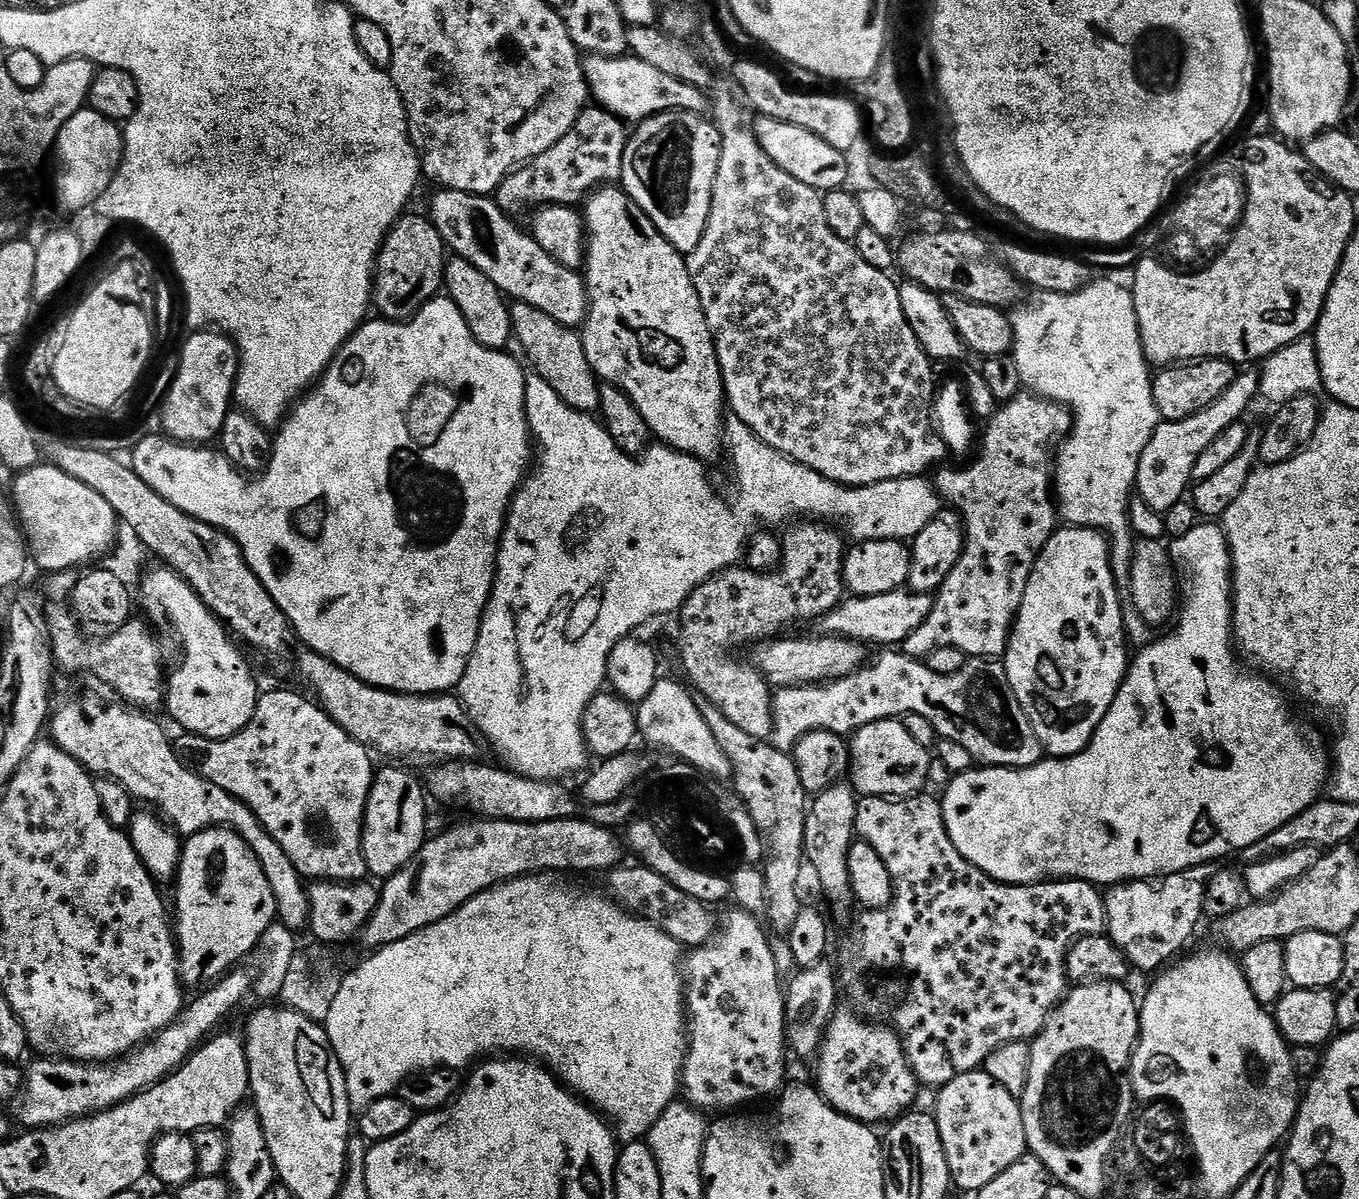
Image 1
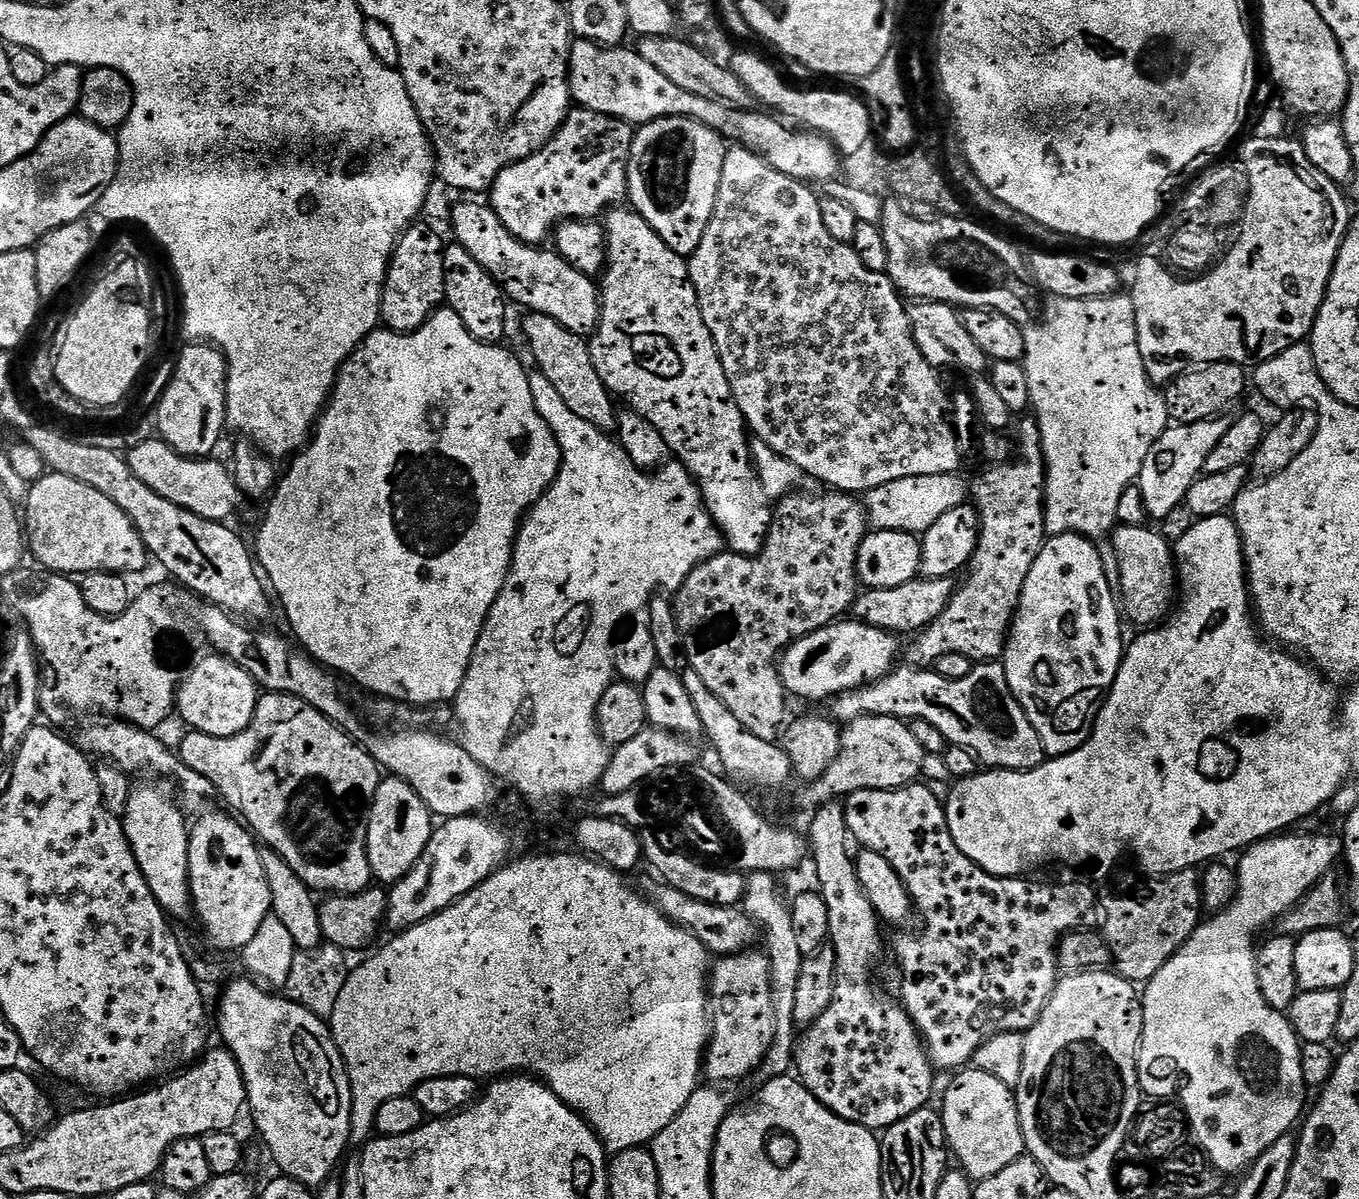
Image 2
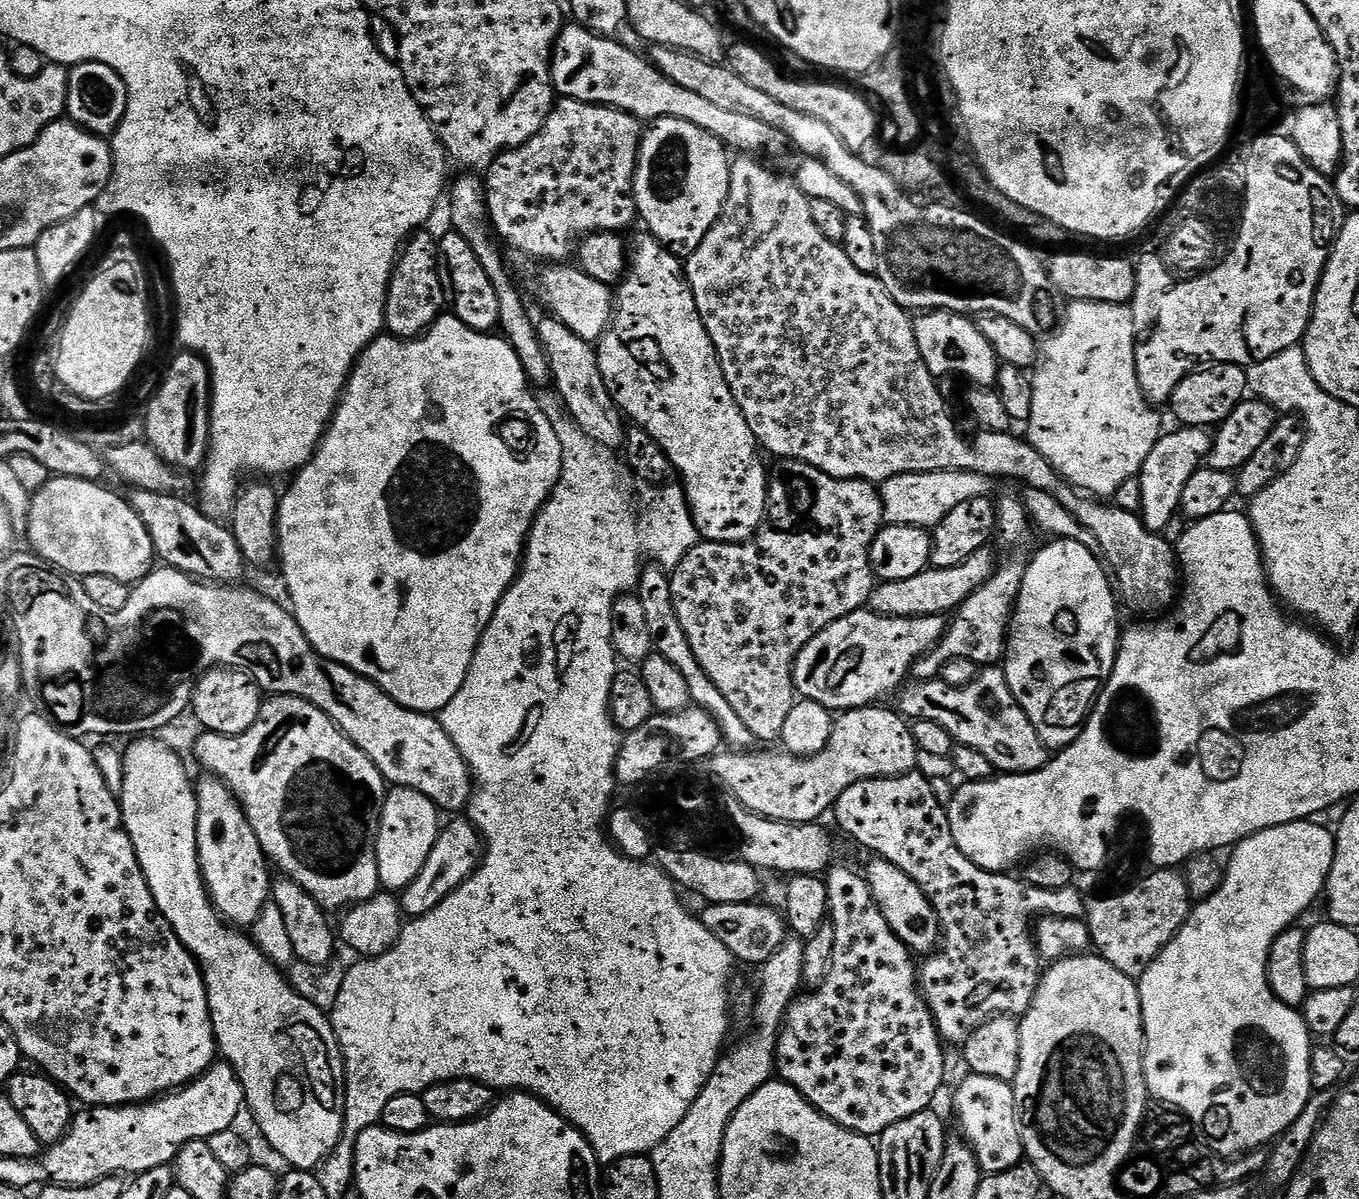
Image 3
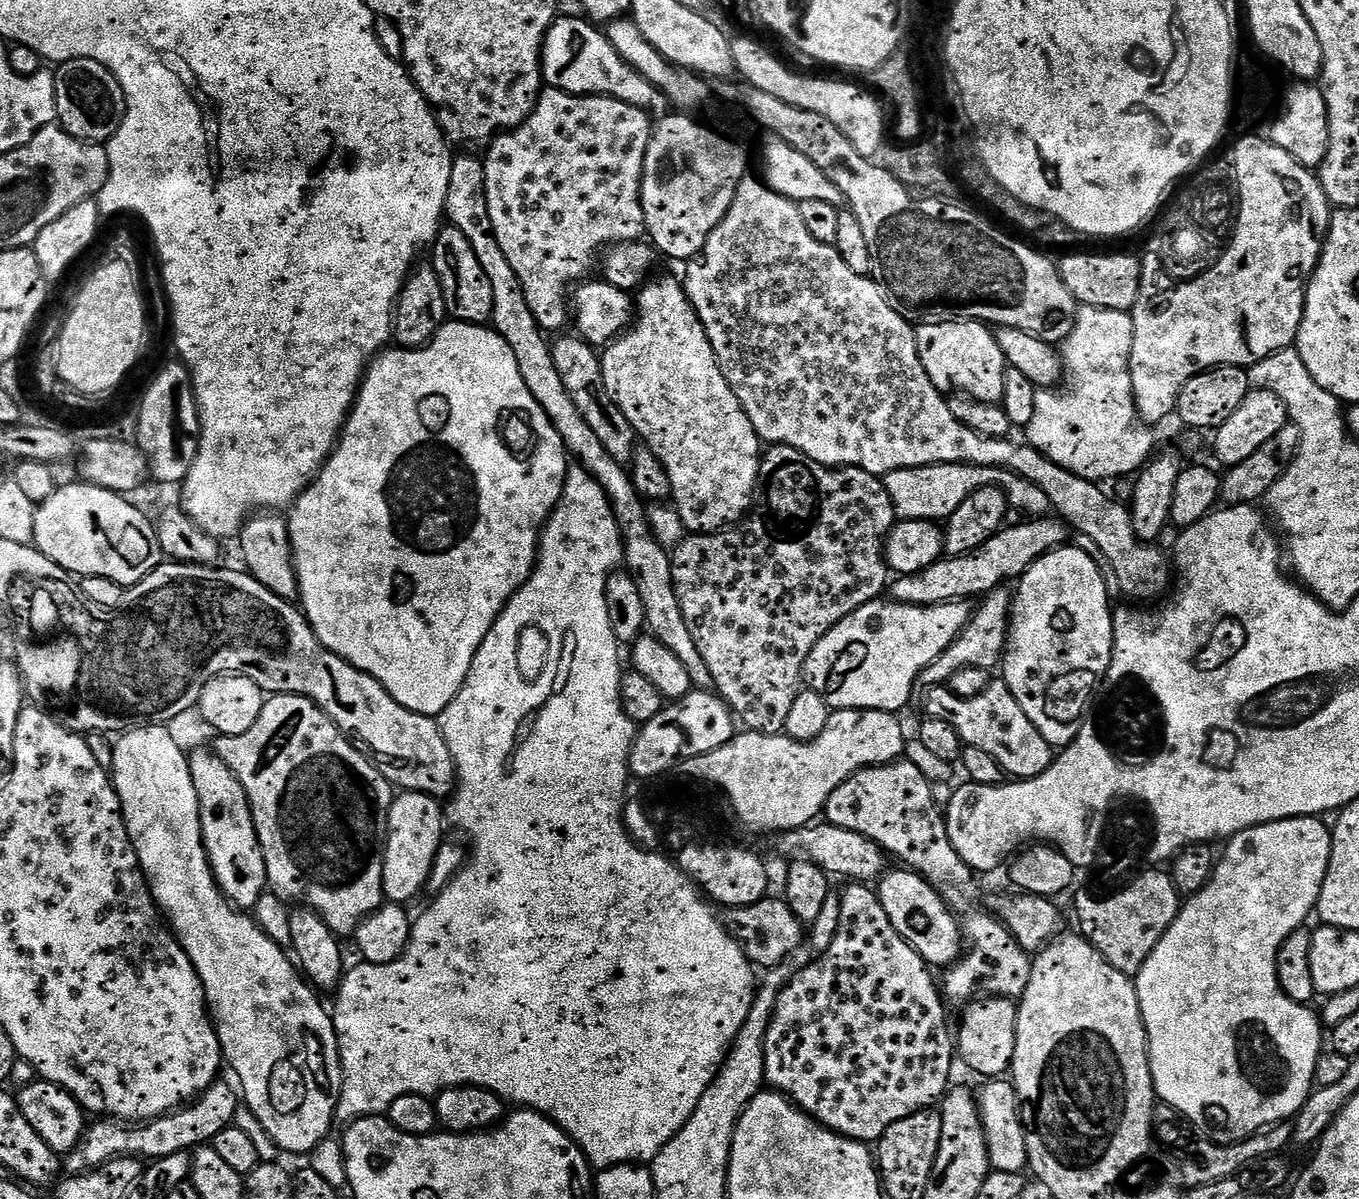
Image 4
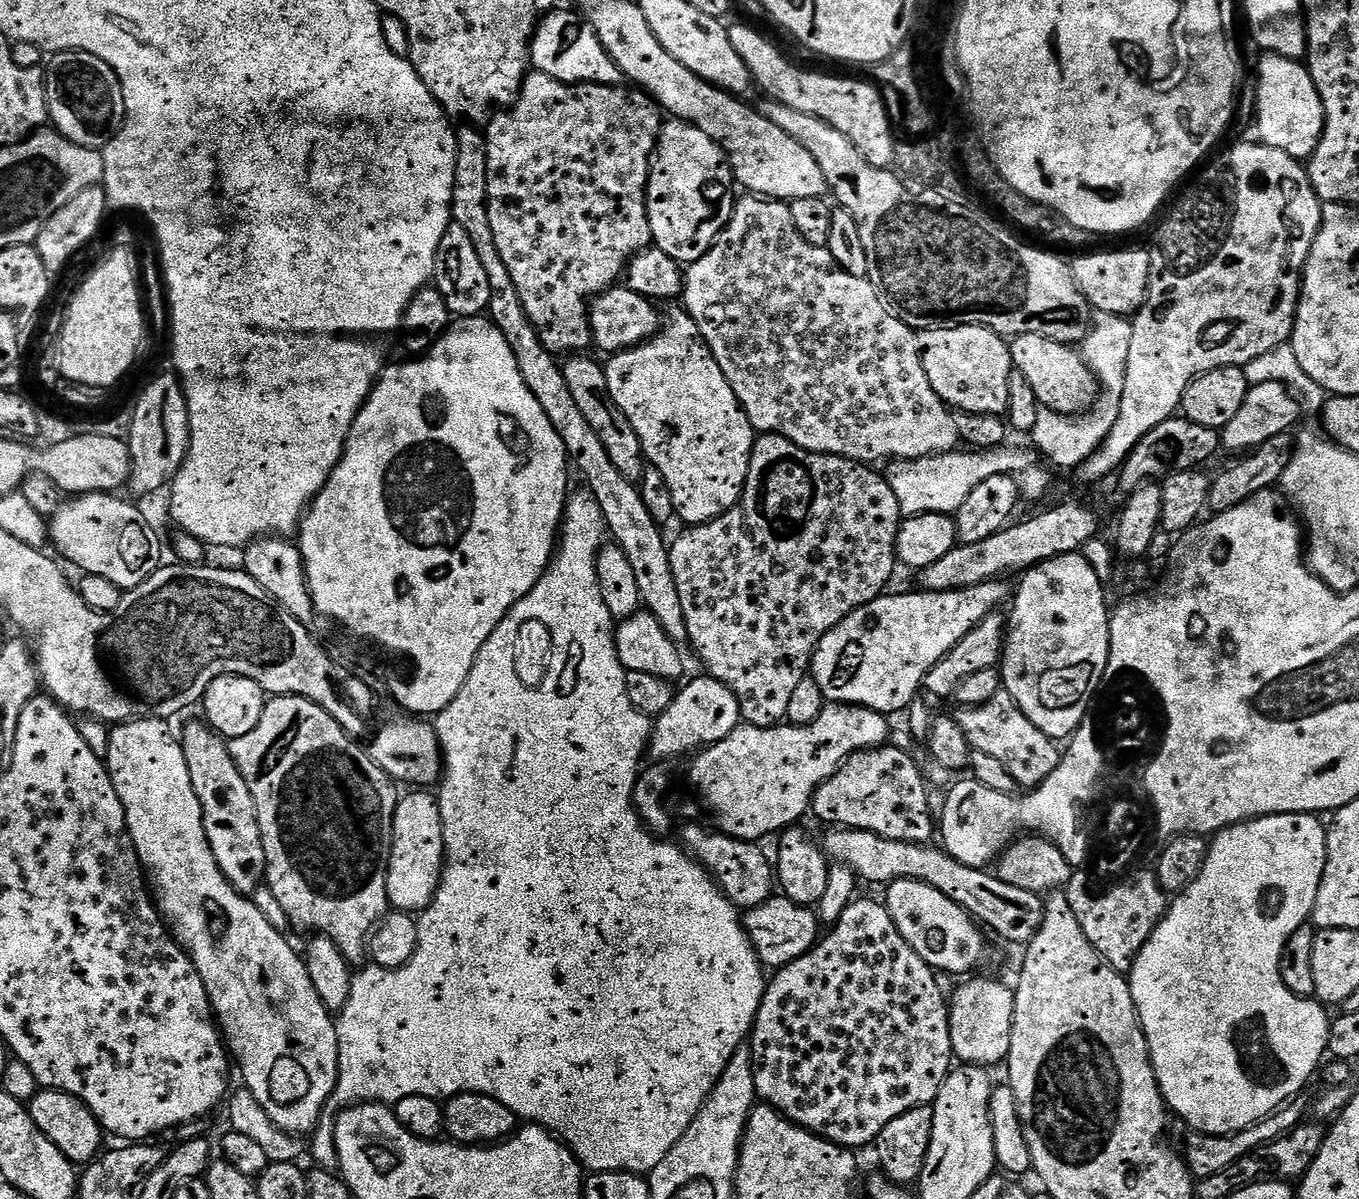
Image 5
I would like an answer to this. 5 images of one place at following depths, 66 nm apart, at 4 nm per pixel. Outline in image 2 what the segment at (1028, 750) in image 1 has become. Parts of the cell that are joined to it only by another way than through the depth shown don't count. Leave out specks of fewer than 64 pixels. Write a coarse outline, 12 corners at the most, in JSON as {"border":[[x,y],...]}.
{"border":[[1003,663],[893,667],[831,715],[925,720],[992,770],[1044,763]]}

